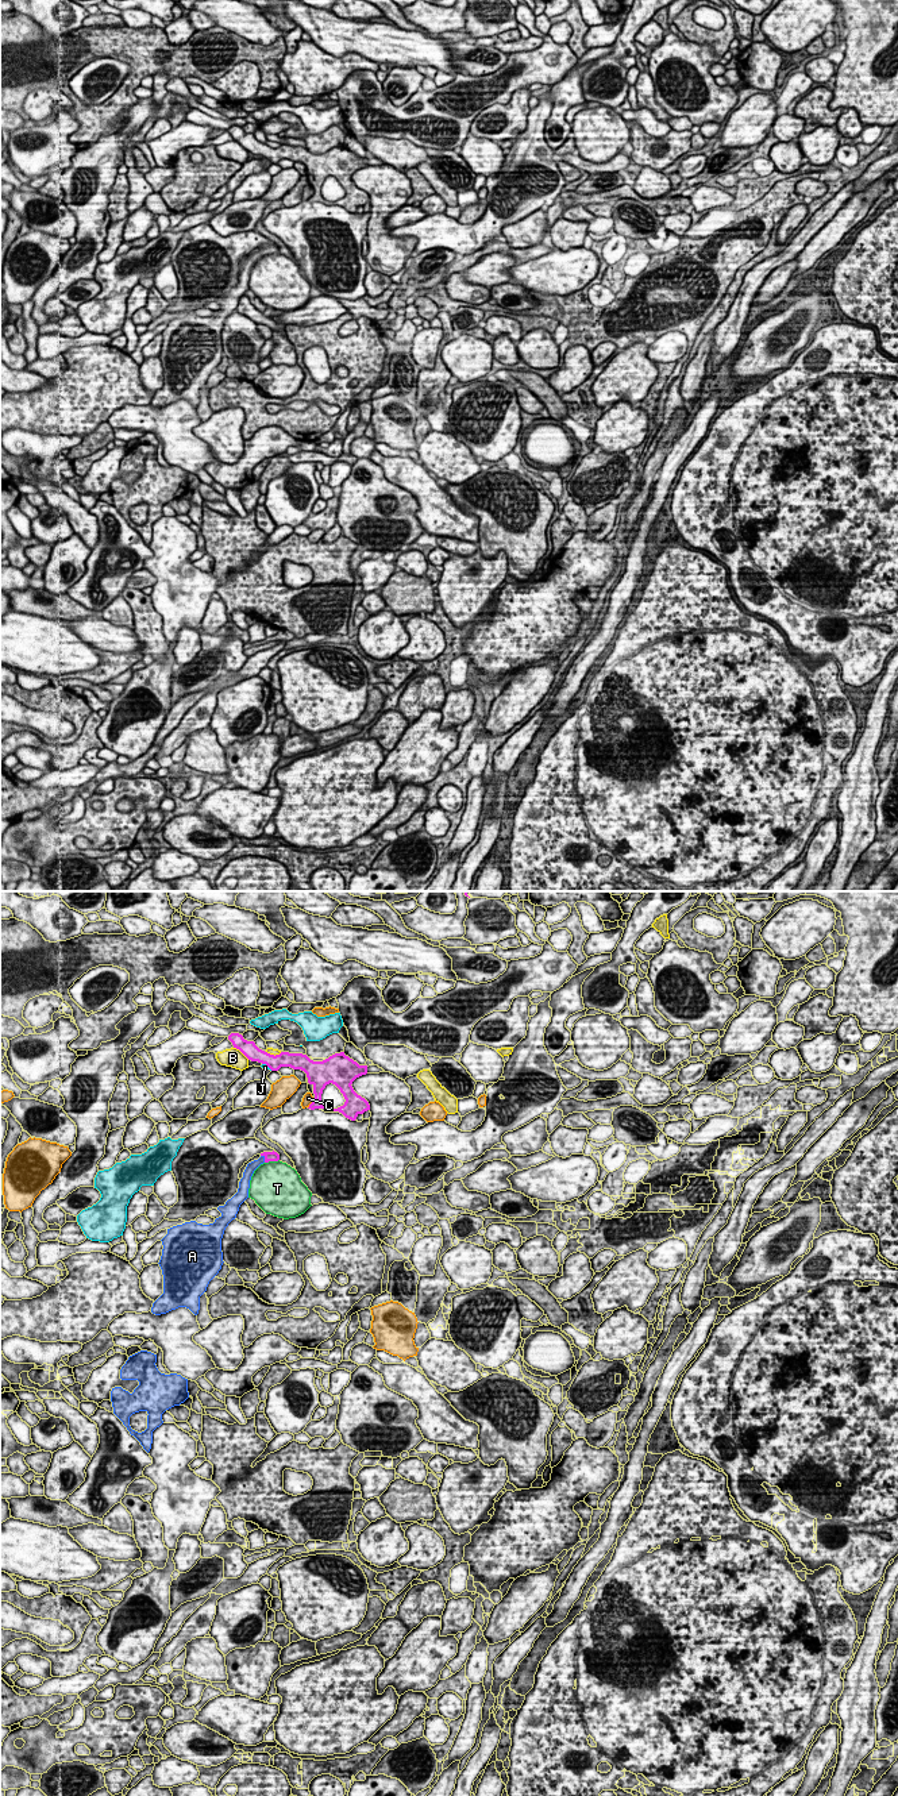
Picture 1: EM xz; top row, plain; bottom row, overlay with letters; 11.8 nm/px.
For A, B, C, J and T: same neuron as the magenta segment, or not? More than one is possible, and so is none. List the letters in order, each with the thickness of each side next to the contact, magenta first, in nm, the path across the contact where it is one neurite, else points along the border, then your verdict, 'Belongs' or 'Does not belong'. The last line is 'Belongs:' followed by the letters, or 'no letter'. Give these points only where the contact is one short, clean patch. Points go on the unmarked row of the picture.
A: Thickness 130 nm (magenta) against 120 nm. Path across: xz (269, 249), (265, 251), (253, 258). Belongs
B: Thickness 190 nm (magenta) against 220 nm. Does not belong
C: Thickness 160 nm (magenta) against 120 nm. Does not belong
J: Thickness 190 nm (magenta) against 70 nm. Does not belong
T: Thickness 130 nm (magenta) against 480 nm. Does not belong
Belongs: A

